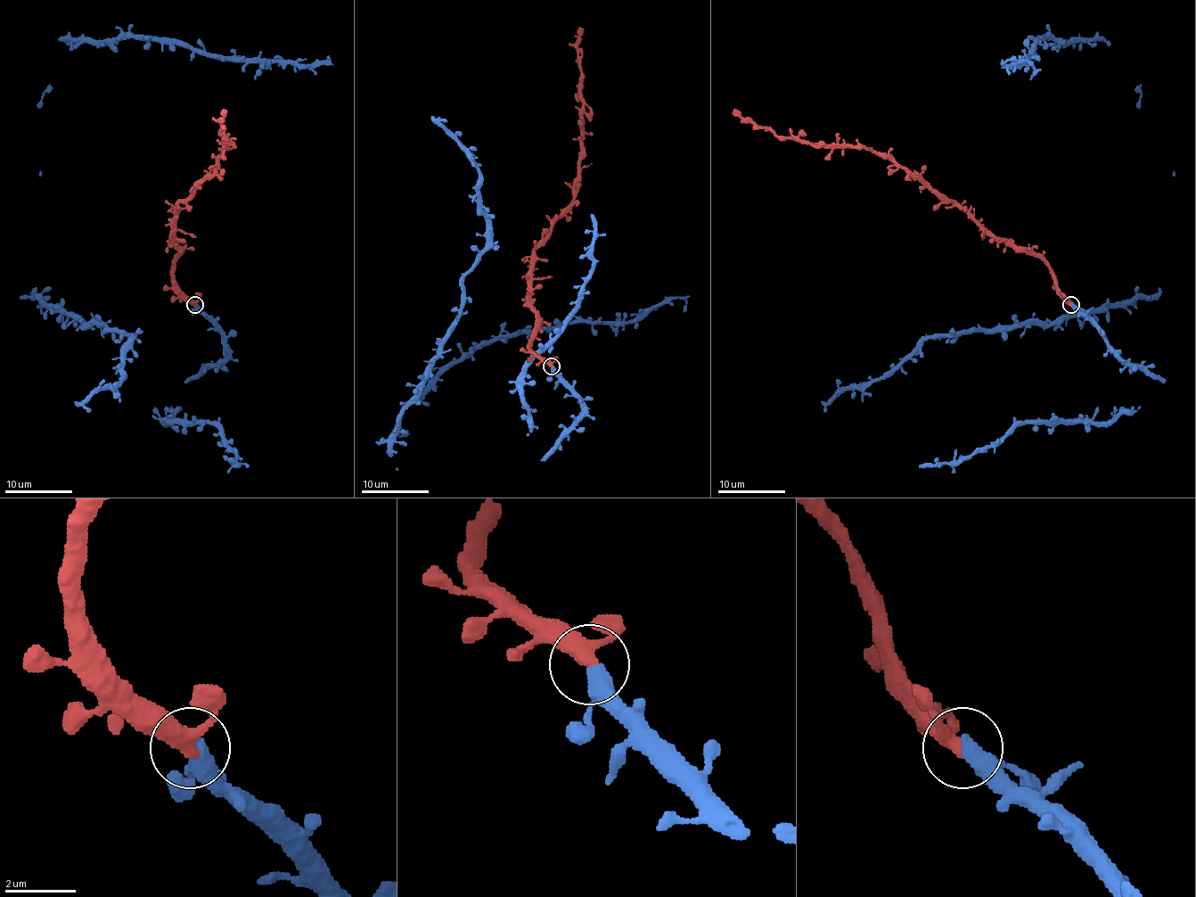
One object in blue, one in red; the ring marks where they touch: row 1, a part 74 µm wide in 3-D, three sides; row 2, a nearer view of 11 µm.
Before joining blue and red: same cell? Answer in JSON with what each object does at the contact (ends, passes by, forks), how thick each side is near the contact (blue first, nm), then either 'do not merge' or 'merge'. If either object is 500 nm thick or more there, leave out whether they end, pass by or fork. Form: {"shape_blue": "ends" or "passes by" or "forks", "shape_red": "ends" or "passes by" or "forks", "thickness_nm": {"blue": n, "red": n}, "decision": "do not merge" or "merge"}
{"shape_blue": "passes by", "shape_red": "passes by", "thickness_nm": {"blue": 360, "red": 360}, "decision": "merge"}

